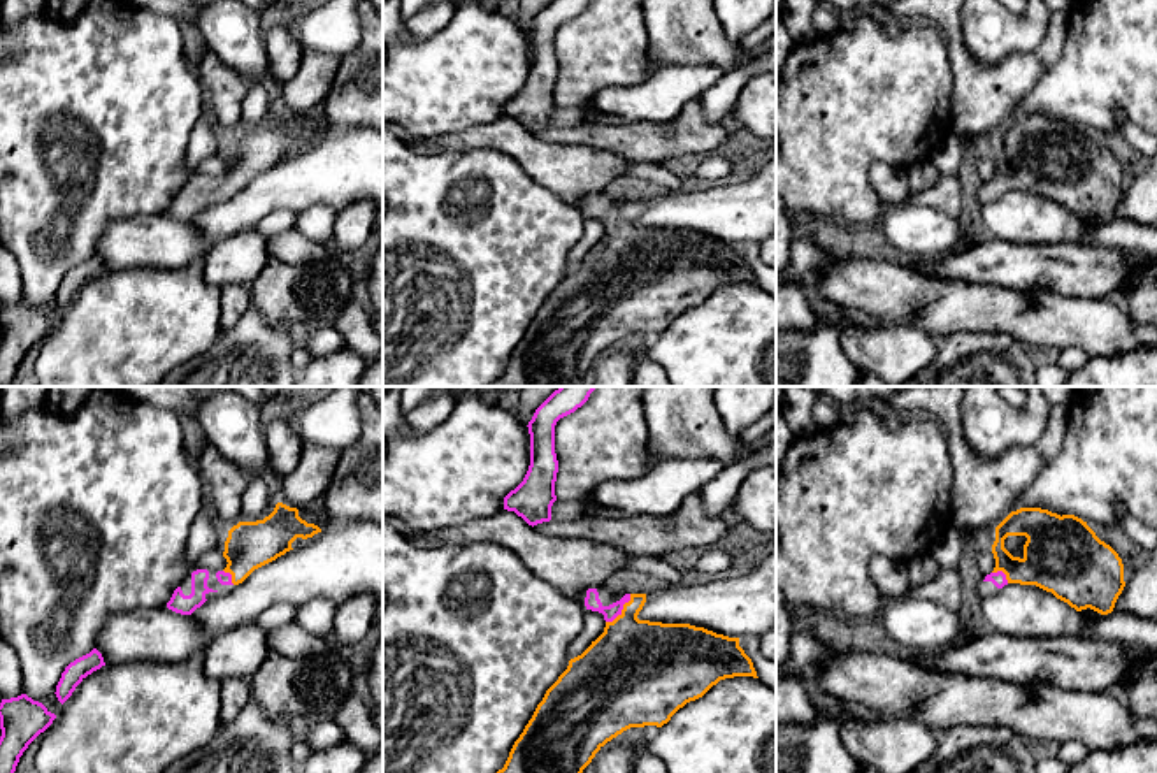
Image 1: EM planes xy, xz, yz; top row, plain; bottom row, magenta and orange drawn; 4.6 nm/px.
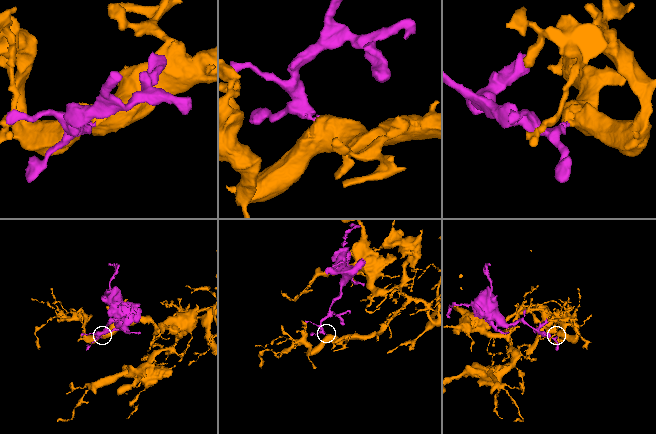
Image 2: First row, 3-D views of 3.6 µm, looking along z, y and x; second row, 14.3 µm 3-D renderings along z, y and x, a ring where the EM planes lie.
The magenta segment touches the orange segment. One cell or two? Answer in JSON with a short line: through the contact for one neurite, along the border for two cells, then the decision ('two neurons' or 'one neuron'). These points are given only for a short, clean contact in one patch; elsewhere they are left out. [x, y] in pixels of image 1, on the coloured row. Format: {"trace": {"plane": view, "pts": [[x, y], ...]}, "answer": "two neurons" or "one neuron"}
{"trace": {"plane": "xz", "pts": [[592, 601], [603, 610], [622, 608], [622, 628], [634, 661]]}, "answer": "one neuron"}

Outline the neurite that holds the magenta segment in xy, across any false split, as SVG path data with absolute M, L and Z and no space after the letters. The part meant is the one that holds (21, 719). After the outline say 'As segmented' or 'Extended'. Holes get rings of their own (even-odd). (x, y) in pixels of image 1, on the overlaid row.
M26 694L0 703L0 773L14 773L28 745L56 719Z. As segmented

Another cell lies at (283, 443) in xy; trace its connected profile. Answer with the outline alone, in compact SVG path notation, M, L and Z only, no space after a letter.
M276 420L265 427L269 471L284 478L300 460L304 441L291 422Z

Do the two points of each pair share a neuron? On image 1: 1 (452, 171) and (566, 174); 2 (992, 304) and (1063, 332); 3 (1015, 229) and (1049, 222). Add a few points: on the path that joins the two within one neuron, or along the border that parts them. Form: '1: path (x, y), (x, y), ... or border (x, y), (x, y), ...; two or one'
1: border (490, 150), (510, 155), (536, 181), (559, 197); two
2: path (1010, 311), (1017, 317), (1045, 318); one
3: path (1024, 222), (1040, 222); one

